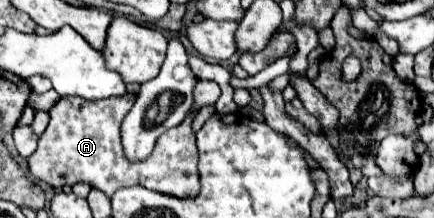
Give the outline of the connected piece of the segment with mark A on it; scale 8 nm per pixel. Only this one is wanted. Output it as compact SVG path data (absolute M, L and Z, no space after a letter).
M134 95L110 97L104 101L86 101L80 97L62 97L50 109L50 125L38 139L38 151L28 159L30 173L52 187L86 181L112 197L122 187L142 185L150 191L176 197L195 197L200 192L198 149L192 131L192 119L158 137L154 151L144 161L130 161L124 155L120 123L134 103Z

